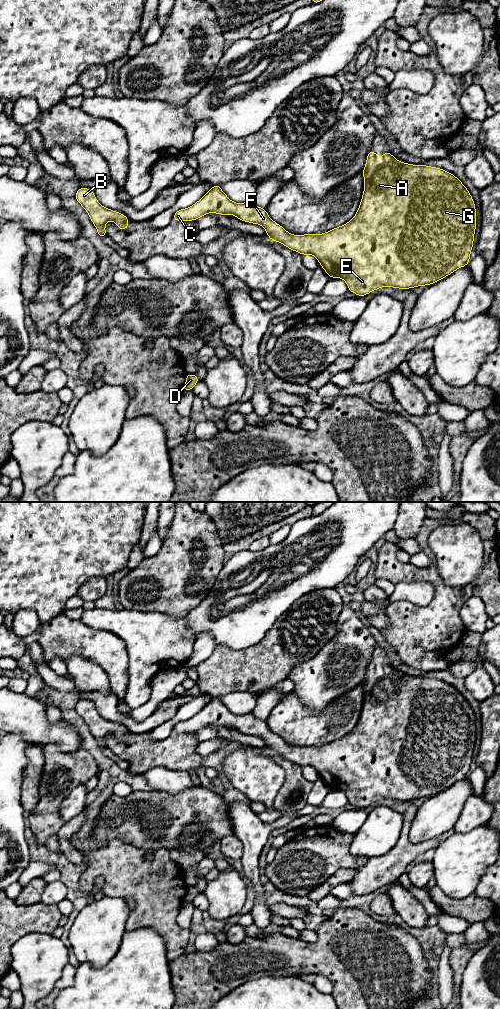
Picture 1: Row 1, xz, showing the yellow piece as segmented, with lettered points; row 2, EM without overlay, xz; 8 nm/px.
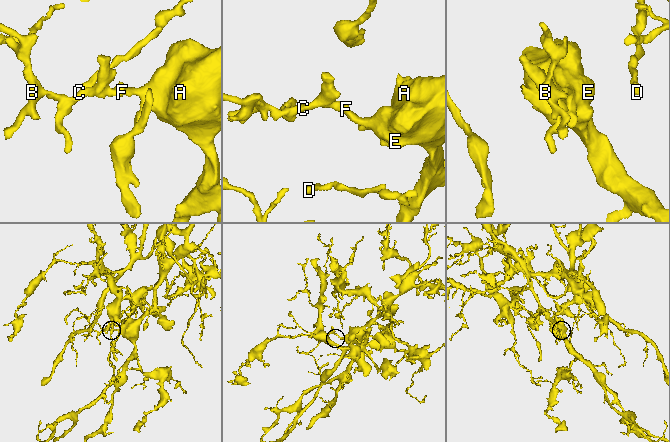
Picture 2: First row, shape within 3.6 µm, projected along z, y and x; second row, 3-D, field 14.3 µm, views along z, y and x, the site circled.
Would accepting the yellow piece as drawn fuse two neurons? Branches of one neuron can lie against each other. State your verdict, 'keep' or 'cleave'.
keep

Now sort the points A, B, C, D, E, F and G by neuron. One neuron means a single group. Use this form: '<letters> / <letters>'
A B C D E F G

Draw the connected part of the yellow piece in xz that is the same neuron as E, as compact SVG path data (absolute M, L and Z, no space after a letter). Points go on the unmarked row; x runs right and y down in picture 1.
M370 662L363 681L364 703L355 728L346 736L322 746L294 747L273 733L266 721L252 713L236 715L222 703L221 697L213 697L192 718L176 723L174 733L195 733L211 724L219 727L234 727L243 734L261 737L268 750L283 756L301 767L313 767L330 790L343 791L350 804L359 809L382 799L406 802L418 798L432 797L467 778L473 760L476 742L476 719L463 695L452 685L428 677L413 677L397 672L389 663L381 670Z

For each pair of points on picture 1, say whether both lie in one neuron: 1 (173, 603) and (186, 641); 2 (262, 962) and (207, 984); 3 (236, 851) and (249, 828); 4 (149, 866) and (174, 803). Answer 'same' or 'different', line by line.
1: different
2: same
3: different
4: different

